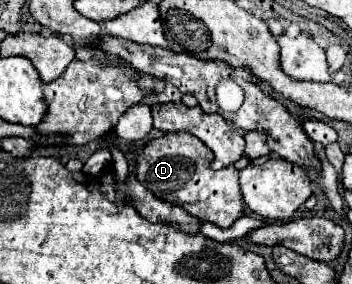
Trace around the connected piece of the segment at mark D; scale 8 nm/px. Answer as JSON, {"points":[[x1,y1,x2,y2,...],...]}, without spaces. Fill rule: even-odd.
{"points":[[165,133,163,137,153,139,143,147,137,159,135,175,151,193,155,193,155,197,183,207,193,217,229,229,243,209,239,171,233,165,213,171,209,167,211,165,209,161,211,161,211,151,195,135]]}

